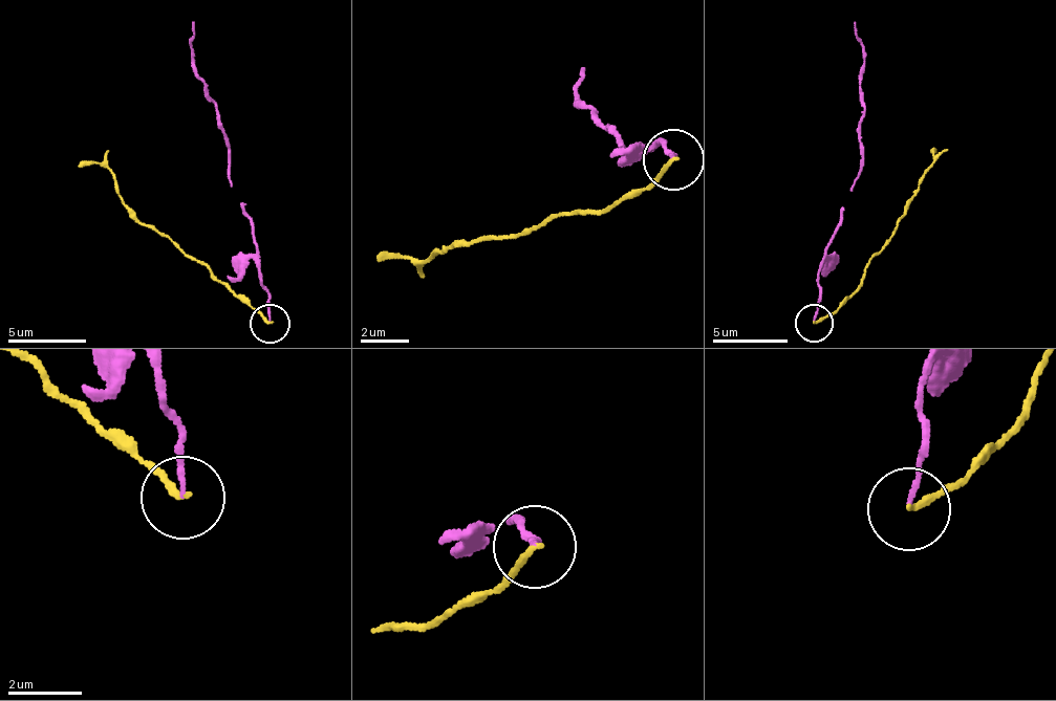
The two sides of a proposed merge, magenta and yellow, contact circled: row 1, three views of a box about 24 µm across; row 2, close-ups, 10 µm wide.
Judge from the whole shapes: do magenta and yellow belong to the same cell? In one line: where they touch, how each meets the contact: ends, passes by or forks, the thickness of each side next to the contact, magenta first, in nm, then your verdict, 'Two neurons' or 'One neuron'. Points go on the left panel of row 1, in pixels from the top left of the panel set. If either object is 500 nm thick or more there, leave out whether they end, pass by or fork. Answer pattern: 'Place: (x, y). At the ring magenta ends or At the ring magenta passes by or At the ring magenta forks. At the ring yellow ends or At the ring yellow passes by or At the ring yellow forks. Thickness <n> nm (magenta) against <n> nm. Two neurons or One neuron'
Place: (270, 323). At the ring magenta ends. At the ring yellow ends. Thickness 120 nm (magenta) against 170 nm. Two neurons

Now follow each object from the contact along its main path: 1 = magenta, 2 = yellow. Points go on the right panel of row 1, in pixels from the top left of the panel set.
1: (813, 324), (821, 260), (861, 168), (863, 52), (856, 21)
2: (813, 324), (861, 285), (870, 258), (896, 233), (933, 160), (931, 153)

